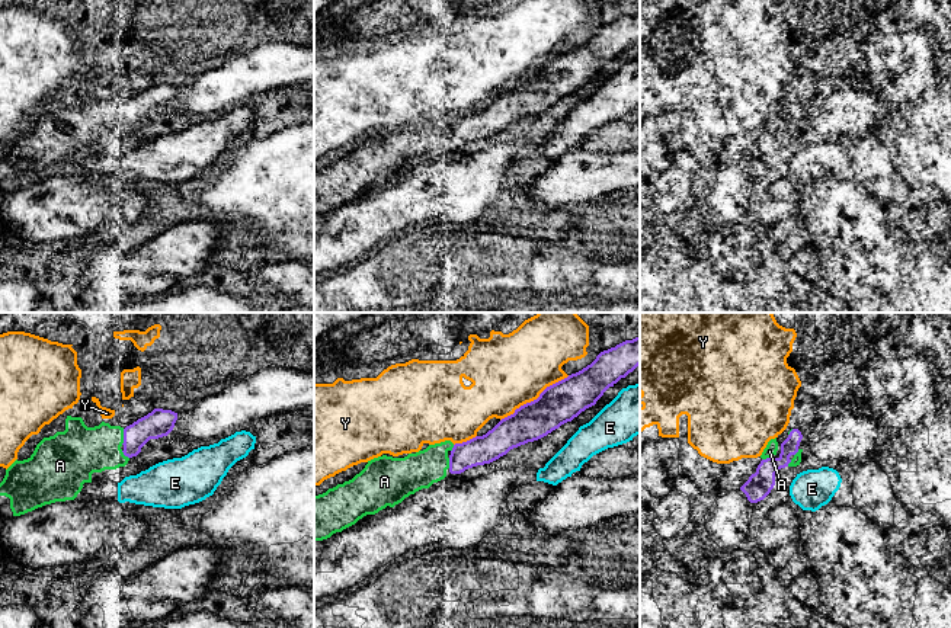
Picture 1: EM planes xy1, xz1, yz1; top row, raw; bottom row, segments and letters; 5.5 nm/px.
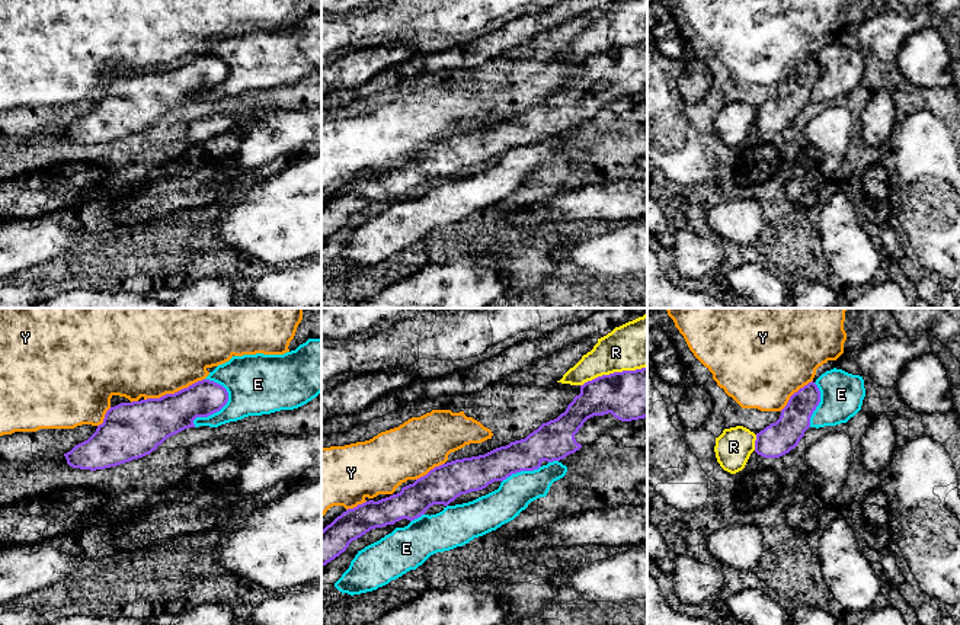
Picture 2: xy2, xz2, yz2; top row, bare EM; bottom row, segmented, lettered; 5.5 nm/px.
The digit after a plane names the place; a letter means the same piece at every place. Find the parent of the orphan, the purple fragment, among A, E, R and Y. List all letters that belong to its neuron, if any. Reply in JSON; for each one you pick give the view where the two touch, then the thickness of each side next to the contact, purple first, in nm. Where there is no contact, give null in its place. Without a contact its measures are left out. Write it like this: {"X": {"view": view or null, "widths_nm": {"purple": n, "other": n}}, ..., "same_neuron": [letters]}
{"A": {"view": "xy1", "widths_nm": {"purple": 150, "other": 280}}, "same_neuron": ["A"]}

